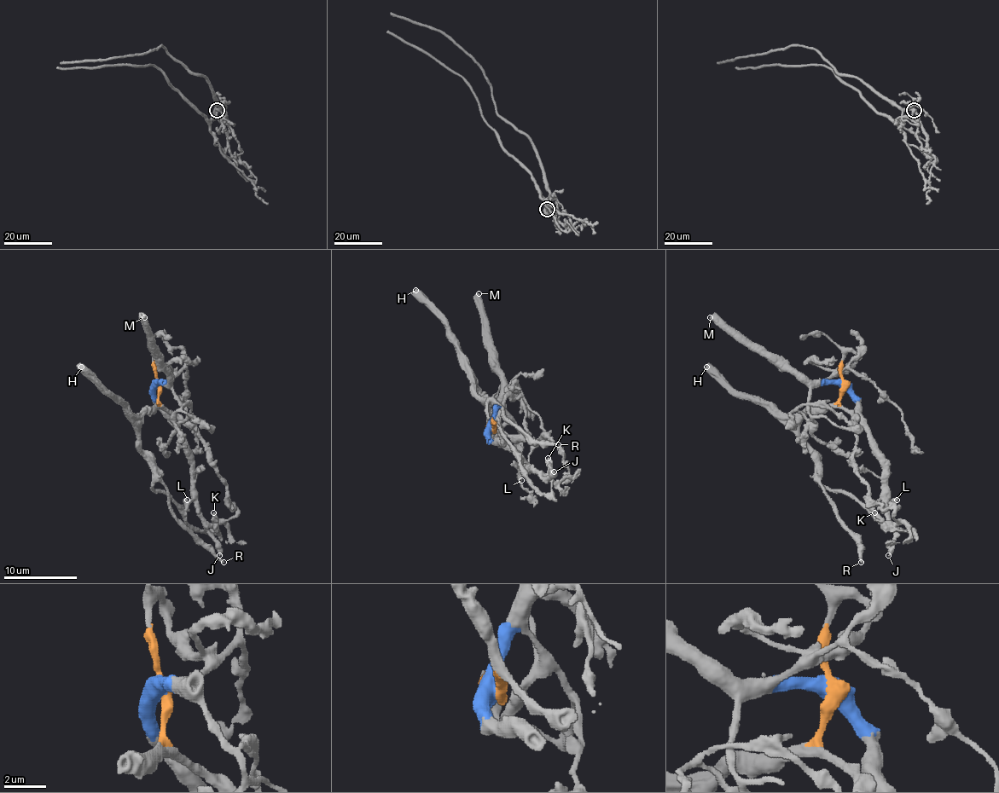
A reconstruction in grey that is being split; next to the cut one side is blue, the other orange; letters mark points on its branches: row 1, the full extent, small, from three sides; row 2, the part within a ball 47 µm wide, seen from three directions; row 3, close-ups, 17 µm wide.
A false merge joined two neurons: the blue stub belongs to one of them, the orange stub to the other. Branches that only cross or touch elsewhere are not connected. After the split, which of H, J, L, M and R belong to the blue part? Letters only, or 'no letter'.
J, L, M

